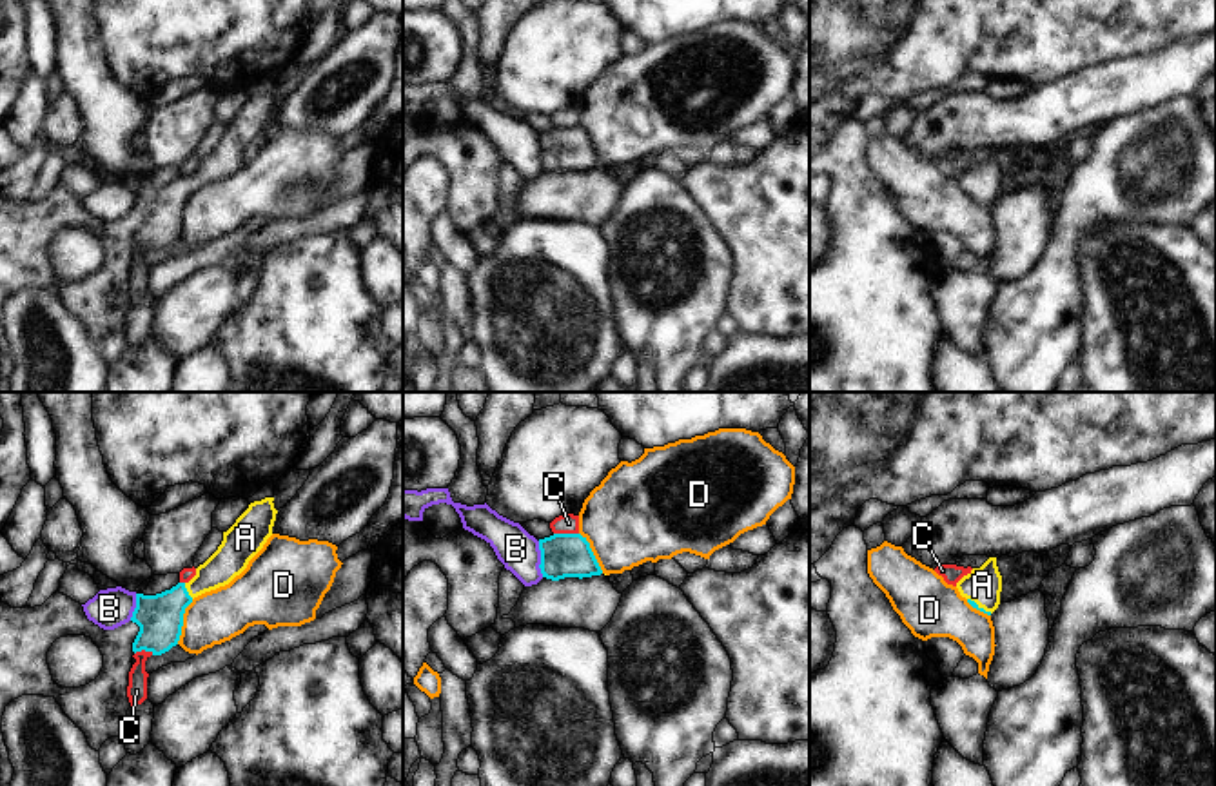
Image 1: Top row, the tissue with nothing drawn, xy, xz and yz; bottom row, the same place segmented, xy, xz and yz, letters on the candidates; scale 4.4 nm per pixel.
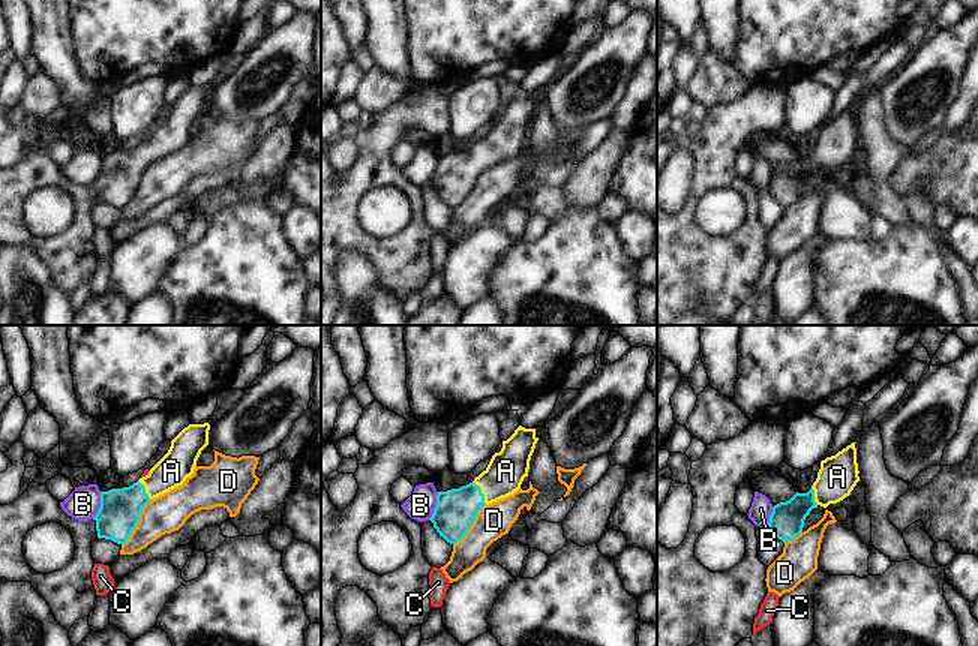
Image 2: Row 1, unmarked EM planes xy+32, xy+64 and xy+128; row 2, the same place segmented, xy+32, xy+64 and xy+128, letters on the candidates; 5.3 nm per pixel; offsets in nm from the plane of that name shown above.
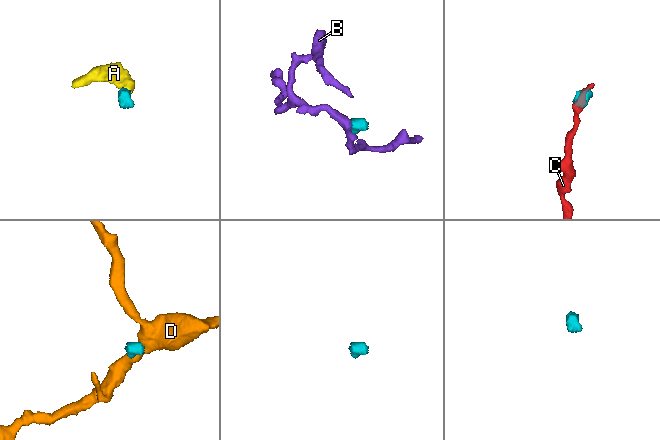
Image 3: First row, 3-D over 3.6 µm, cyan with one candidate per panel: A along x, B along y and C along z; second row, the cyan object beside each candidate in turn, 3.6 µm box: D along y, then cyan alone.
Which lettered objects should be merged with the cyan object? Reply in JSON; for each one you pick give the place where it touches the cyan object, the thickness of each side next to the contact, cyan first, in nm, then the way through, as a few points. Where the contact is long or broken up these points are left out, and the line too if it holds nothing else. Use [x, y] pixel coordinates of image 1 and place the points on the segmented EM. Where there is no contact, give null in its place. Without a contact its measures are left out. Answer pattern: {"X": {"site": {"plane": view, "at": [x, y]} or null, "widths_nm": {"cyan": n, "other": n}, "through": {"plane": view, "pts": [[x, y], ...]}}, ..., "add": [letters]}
{"A": {"site": {"plane": "xy", "at": [186, 590]}, "widths_nm": {"cyan": 200, "other": 150}, "through": {"plane": "xy", "pts": [[160, 618], [186, 590], [196, 587], [231, 558]]}}, "add": ["A"]}

